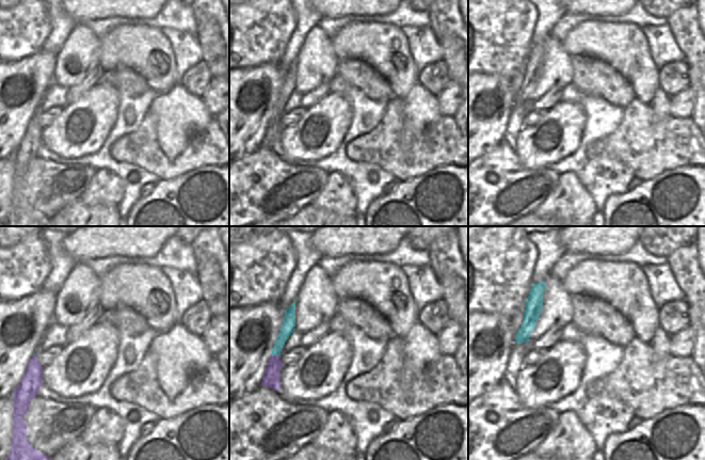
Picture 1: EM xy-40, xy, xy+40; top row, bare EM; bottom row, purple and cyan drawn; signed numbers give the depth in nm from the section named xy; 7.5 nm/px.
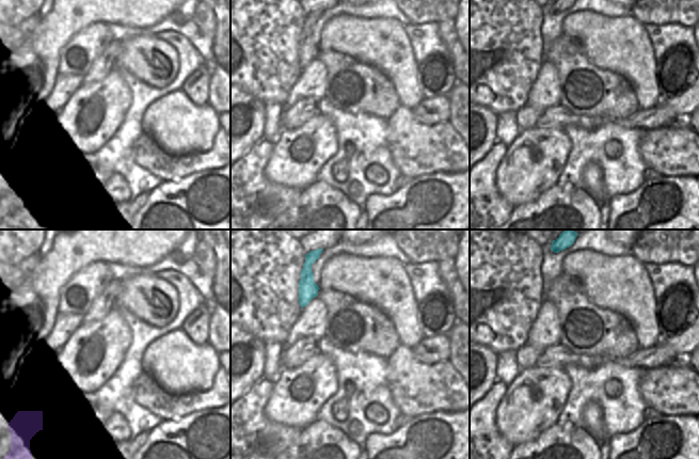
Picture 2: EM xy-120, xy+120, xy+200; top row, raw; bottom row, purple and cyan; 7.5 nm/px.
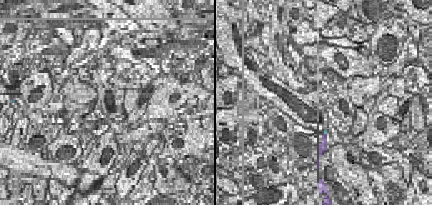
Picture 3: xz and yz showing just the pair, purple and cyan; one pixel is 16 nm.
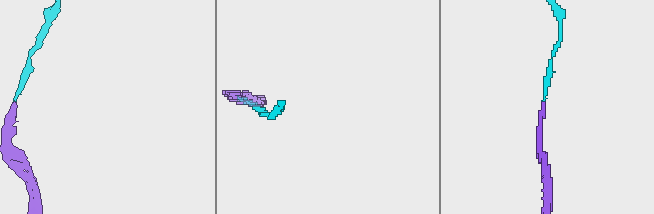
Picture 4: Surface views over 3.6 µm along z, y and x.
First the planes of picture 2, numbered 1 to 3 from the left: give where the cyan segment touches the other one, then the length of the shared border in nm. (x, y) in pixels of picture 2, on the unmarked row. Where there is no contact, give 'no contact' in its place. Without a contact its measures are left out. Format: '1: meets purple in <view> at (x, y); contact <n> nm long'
1: no contact
2: no contact
3: no contact

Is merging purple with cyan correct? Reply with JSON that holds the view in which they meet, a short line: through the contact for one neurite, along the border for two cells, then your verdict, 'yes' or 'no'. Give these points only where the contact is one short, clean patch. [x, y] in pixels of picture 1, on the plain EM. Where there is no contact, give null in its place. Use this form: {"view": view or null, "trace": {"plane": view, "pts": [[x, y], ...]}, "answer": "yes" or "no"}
{"view": "xy", "trace": {"plane": "xy", "pts": [[272, 137], [276, 116], [276, 110], [288, 88]]}, "answer": "yes"}

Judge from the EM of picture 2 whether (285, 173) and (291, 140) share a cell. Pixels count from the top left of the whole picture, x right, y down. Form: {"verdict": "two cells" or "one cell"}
{"verdict": "one cell"}

